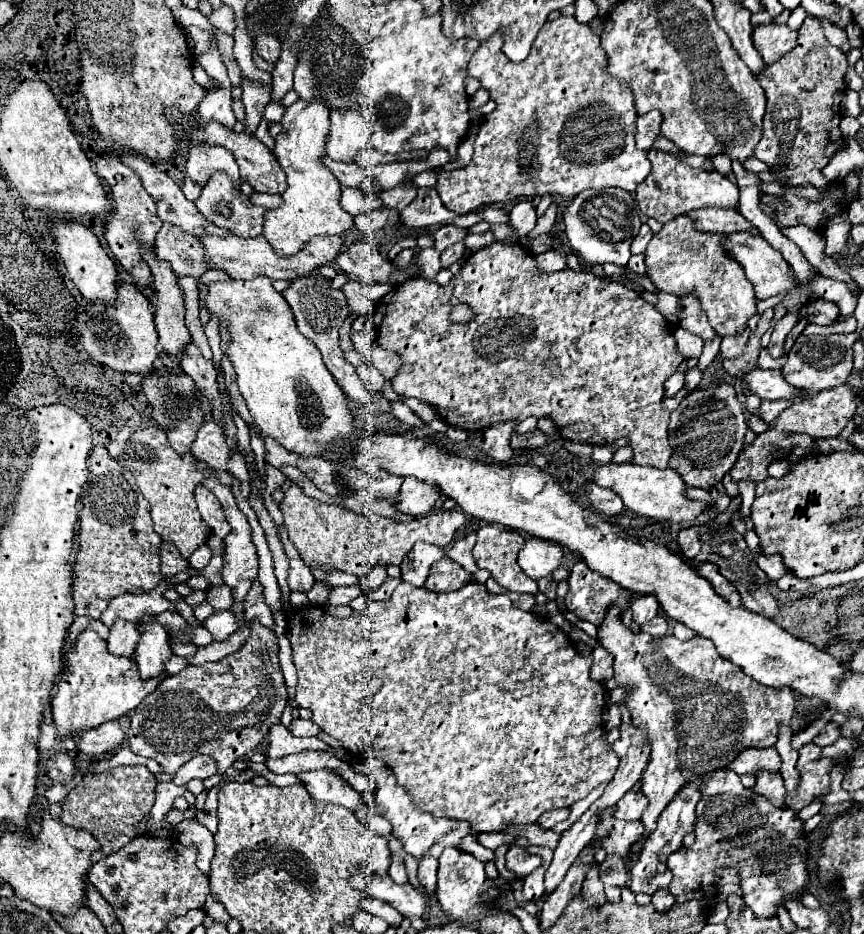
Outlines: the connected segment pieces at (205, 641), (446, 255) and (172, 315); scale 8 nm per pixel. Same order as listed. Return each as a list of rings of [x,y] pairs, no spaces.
[[[188,624],[184,632],[191,637],[192,642],[197,647],[206,646],[213,641],[211,634],[204,627],[199,626],[191,627],[191,624]]]
[[[459,241],[459,243],[453,243],[451,247],[447,247],[443,253],[441,253],[441,263],[443,267],[447,269],[449,265],[461,261],[465,255],[465,241]]]
[[[141,245],[141,255],[147,261],[147,265],[151,267],[151,279],[153,279],[153,291],[155,291],[155,327],[159,333],[159,345],[163,351],[179,357],[179,353],[183,353],[183,349],[187,347],[187,343],[191,341],[191,335],[185,327],[185,305],[183,305],[183,295],[181,289],[177,287],[177,277],[171,269],[171,265],[163,259],[159,259],[155,255],[153,249],[149,249],[147,245]]]

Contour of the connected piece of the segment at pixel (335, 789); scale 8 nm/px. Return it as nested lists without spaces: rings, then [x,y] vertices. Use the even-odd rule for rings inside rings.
[[[303,771],[297,777],[315,801],[333,803],[347,809],[355,809],[359,803],[363,803],[361,795],[355,789],[351,789],[351,785],[347,785],[347,781],[335,771]]]

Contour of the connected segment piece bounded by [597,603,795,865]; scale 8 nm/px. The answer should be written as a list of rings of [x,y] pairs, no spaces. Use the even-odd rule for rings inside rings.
[[[615,603],[607,609],[607,615],[605,615],[603,623],[599,625],[597,639],[615,657],[615,665],[613,665],[615,675],[613,677],[617,679],[617,683],[625,689],[631,689],[631,693],[627,695],[627,707],[631,709],[633,723],[647,725],[647,729],[649,729],[651,759],[649,759],[649,765],[641,779],[641,791],[649,799],[649,805],[641,815],[641,823],[643,823],[645,831],[639,837],[639,841],[633,843],[633,847],[629,851],[629,861],[631,861],[631,865],[635,865],[639,859],[643,841],[655,829],[657,817],[661,815],[667,801],[671,801],[671,797],[679,791],[679,787],[683,787],[691,779],[701,779],[703,773],[709,773],[711,769],[725,767],[727,761],[731,761],[731,757],[737,757],[747,747],[755,747],[755,749],[773,747],[777,741],[779,727],[791,723],[795,699],[793,699],[791,689],[765,687],[765,685],[759,685],[755,679],[747,677],[743,673],[743,669],[739,669],[737,665],[731,665],[731,661],[719,657],[719,653],[715,653],[715,647],[711,645],[711,641],[707,641],[703,637],[695,635],[687,641],[679,641],[673,635],[655,639],[647,633],[633,633],[629,627],[623,625],[621,613]]]

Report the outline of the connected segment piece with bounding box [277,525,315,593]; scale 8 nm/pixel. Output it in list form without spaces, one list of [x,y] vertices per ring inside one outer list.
[[[279,526],[277,529],[285,553],[289,557],[289,585],[291,585],[291,591],[307,593],[313,587],[315,579],[313,579],[311,571],[305,567],[303,559],[299,559],[299,553],[295,553],[295,547],[289,541],[285,526]]]

